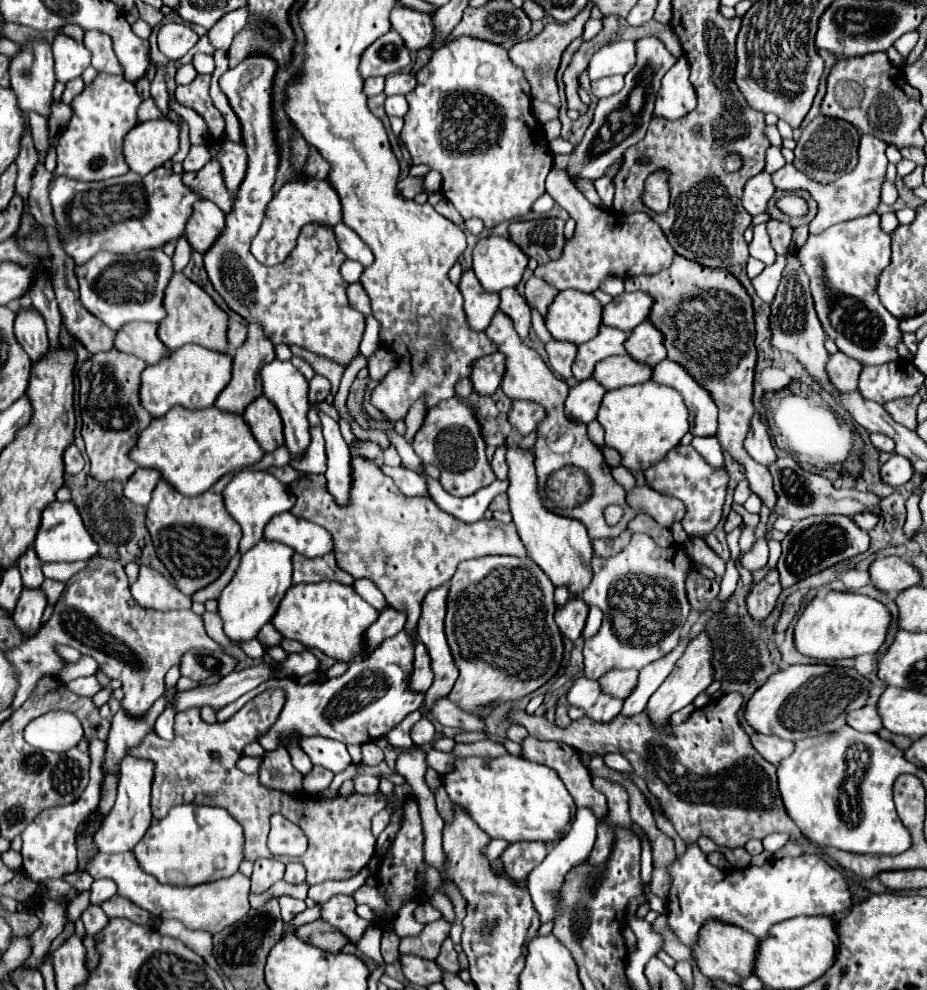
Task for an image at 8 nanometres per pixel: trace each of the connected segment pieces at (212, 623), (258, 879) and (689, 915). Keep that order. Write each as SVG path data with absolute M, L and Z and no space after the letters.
M204 612L202 615L204 626L208 636L212 637L220 647L224 647L228 643L228 638L223 631L223 622L217 613Z
M258 859L252 873L252 893L264 893L272 883L284 877L284 863L278 859Z
M688 845L688 851L682 857L678 857L668 871L672 877L672 887L668 895L668 905L670 905L668 927L674 931L678 941L688 947L692 947L698 941L700 929L708 919L738 925L744 931L756 935L758 939L766 939L770 935L770 927L786 919L792 919L798 915L834 915L850 909L852 905L852 895L850 895L846 877L838 869L830 867L822 857L810 855L810 853L800 855L796 859L786 857L786 859L766 861L762 867L746 867L742 871L732 869L724 873L722 869L708 863L706 855L700 851L698 845Z

